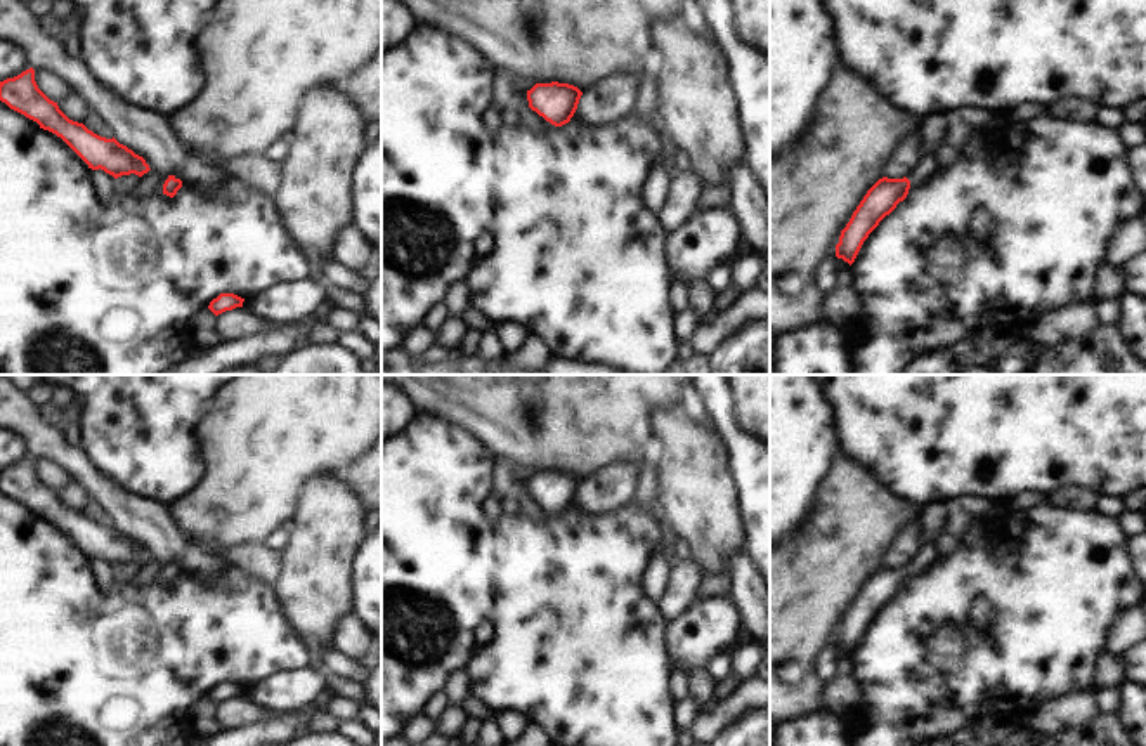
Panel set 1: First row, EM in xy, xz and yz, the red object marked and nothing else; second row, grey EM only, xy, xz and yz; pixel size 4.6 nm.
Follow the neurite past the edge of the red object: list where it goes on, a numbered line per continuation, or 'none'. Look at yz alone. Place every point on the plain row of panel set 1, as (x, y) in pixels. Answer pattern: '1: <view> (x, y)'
1: yz (928, 552)

